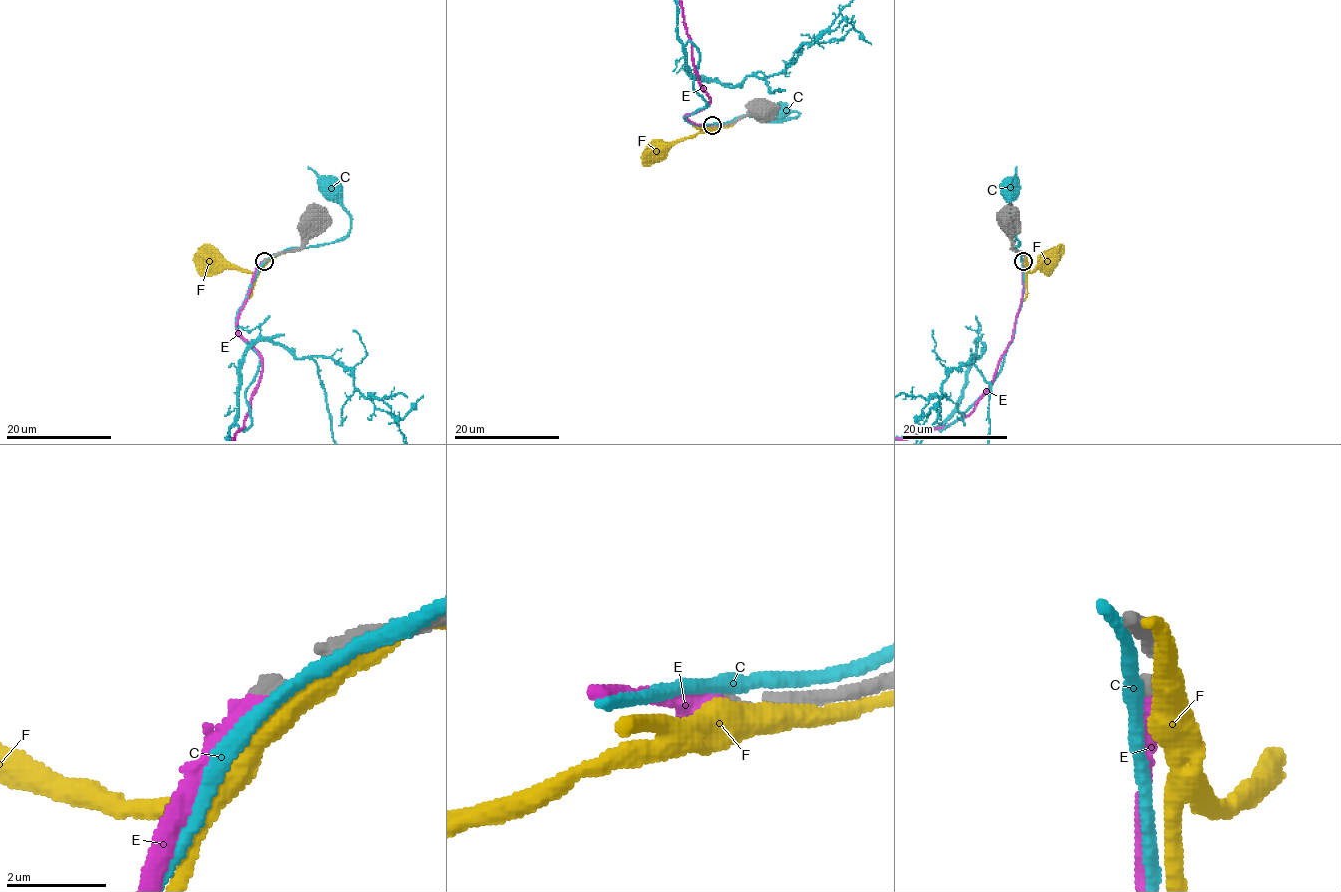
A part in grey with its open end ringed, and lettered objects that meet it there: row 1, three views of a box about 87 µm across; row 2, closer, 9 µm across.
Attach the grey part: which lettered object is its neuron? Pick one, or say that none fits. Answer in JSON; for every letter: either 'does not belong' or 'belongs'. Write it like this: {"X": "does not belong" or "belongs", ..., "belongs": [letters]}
{"C": "does not belong", "E": "belongs", "F": "does not belong", "belongs": ["E"]}

